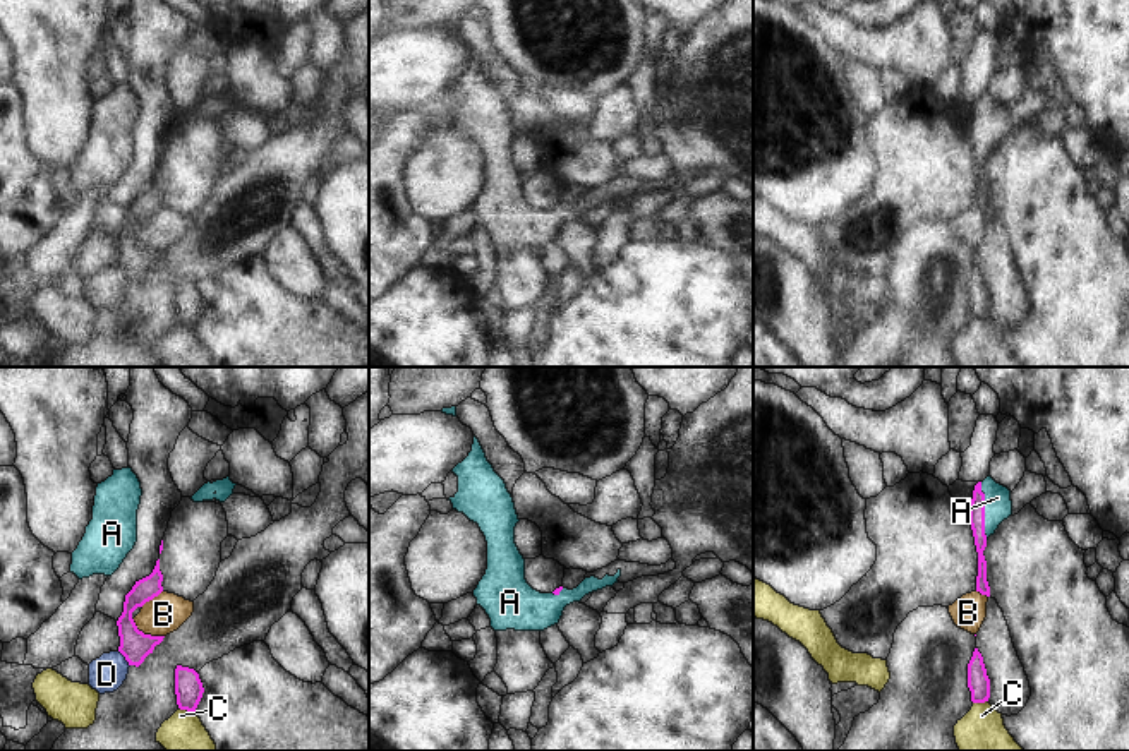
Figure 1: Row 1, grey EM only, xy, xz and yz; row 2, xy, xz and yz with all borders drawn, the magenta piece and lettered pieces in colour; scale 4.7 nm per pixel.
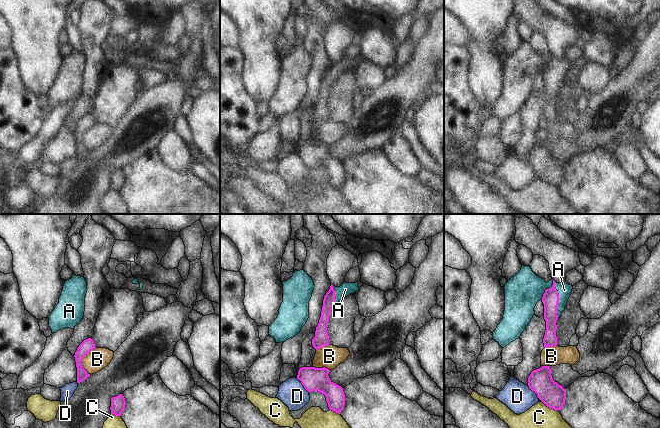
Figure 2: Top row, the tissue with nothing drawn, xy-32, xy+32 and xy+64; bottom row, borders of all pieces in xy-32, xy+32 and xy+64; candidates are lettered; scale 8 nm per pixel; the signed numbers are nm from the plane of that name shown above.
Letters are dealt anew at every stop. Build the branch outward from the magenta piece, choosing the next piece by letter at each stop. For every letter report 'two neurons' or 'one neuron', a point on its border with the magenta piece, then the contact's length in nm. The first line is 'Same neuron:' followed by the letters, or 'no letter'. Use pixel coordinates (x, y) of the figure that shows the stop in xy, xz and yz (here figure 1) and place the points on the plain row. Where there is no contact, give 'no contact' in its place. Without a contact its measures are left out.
Same neuron: A
A: one neuron; contact yz (984, 127); length 280 nm
B: two neurons; contact xy (146, 251); length 170 nm
C: two neurons; contact xy (187, 326); length 90 nm
D: two neurons; contact xy (126, 275); length 90 nm

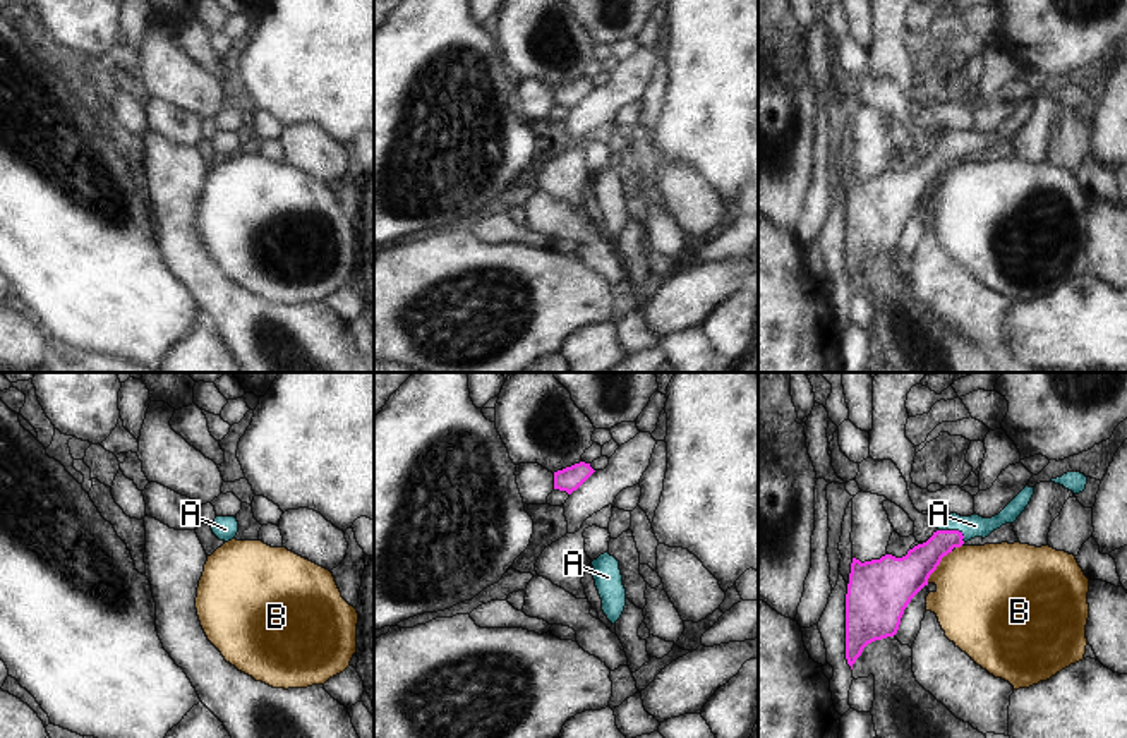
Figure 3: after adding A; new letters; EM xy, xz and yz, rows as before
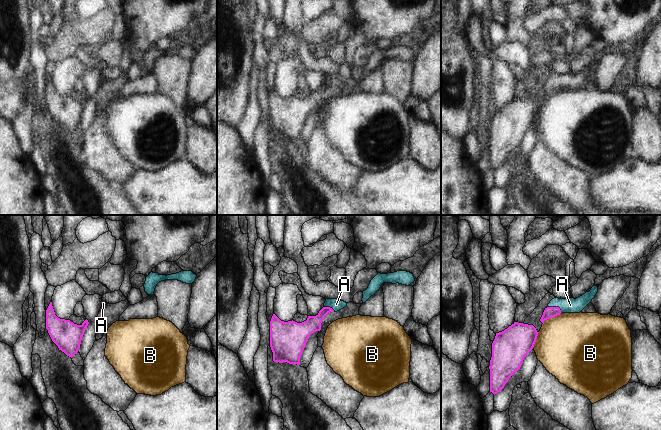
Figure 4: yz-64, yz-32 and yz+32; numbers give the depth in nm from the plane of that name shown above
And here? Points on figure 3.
Same neuron: A
A: one neuron; contact yz (954, 146); length 140 nm
B: two neurons; contact yz (939, 179); length 200 nm

